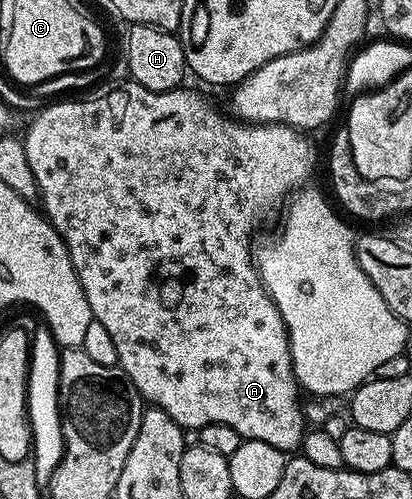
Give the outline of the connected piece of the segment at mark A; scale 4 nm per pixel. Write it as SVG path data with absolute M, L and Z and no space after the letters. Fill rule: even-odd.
M119 82L111 87L113 88L109 89L108 92L103 92L100 96L93 97L92 100L67 100L71 98L63 98L59 100L61 101L60 104L53 104L57 102L48 103L48 108L43 108L36 114L35 121L27 128L27 133L22 133L21 136L23 145L25 146L25 155L29 158L29 167L33 170L33 178L37 178L41 211L43 215L47 217L47 221L55 227L57 234L65 242L65 246L69 250L69 258L73 262L73 270L81 282L81 290L85 290L85 298L89 298L89 310L91 311L92 317L97 322L101 322L101 326L105 326L105 330L109 330L109 334L113 338L113 343L117 345L118 367L122 368L123 373L133 382L133 386L139 391L144 401L146 401L148 405L165 410L165 412L185 430L191 430L191 428L192 430L198 430L210 424L224 424L225 426L233 426L233 430L237 430L237 434L241 434L244 440L269 442L269 446L277 446L277 450L281 450L284 454L294 453L296 449L302 445L303 433L305 431L303 404L301 403L301 399L299 400L299 396L301 397L301 389L298 380L295 378L295 371L293 370L291 347L287 341L287 327L259 277L259 269L256 268L253 259L251 235L262 226L263 220L269 219L275 211L278 213L280 209L284 207L285 201L292 193L302 189L304 185L310 181L307 179L310 178L311 171L315 168L315 156L311 153L311 144L303 137L306 135L304 135L300 129L291 128L287 124L248 124L246 122L240 122L234 115L228 114L226 111L223 113L213 101L206 100L201 93L194 92L193 89L187 88L188 86L174 88L172 92L145 90L145 86L134 82Z

